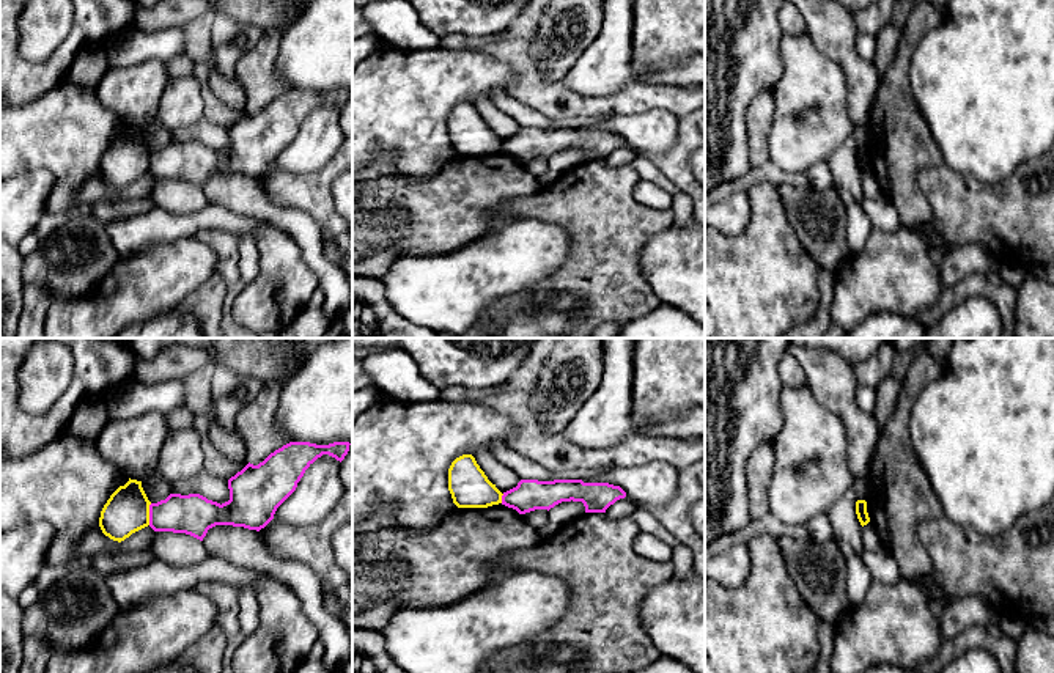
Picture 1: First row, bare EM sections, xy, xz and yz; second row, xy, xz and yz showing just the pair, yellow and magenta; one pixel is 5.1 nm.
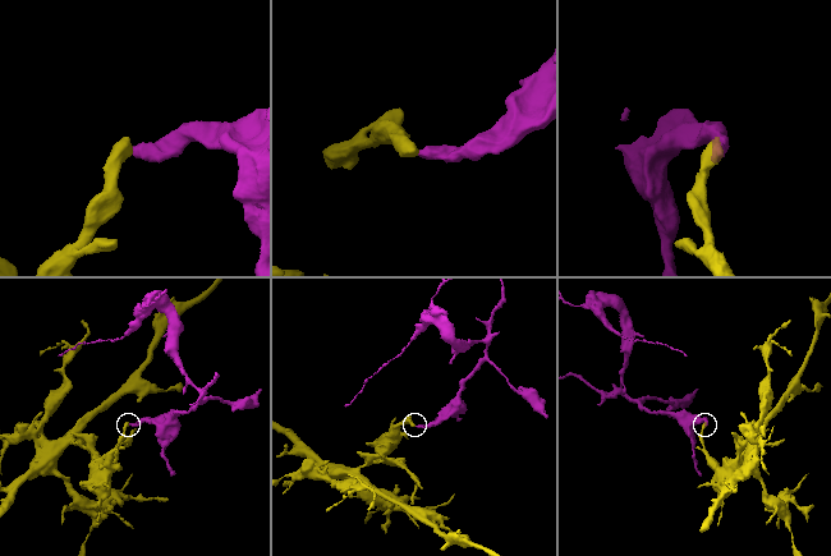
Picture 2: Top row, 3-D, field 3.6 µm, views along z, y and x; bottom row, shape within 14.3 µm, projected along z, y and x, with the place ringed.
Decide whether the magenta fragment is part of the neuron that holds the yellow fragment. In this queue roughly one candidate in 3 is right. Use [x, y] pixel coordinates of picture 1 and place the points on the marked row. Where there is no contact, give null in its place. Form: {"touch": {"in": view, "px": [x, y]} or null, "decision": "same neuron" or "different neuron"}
{"touch": {"in": "xy", "px": [148, 514]}, "decision": "different neuron"}

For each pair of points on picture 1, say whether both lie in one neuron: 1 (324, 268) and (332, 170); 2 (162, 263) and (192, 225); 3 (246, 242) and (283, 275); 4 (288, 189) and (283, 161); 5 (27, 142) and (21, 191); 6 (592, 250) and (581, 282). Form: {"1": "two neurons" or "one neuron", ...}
{"1": "two neurons", "2": "two neurons", "3": "two neurons", "4": "two neurons", "5": "two neurons", "6": "one neuron"}

